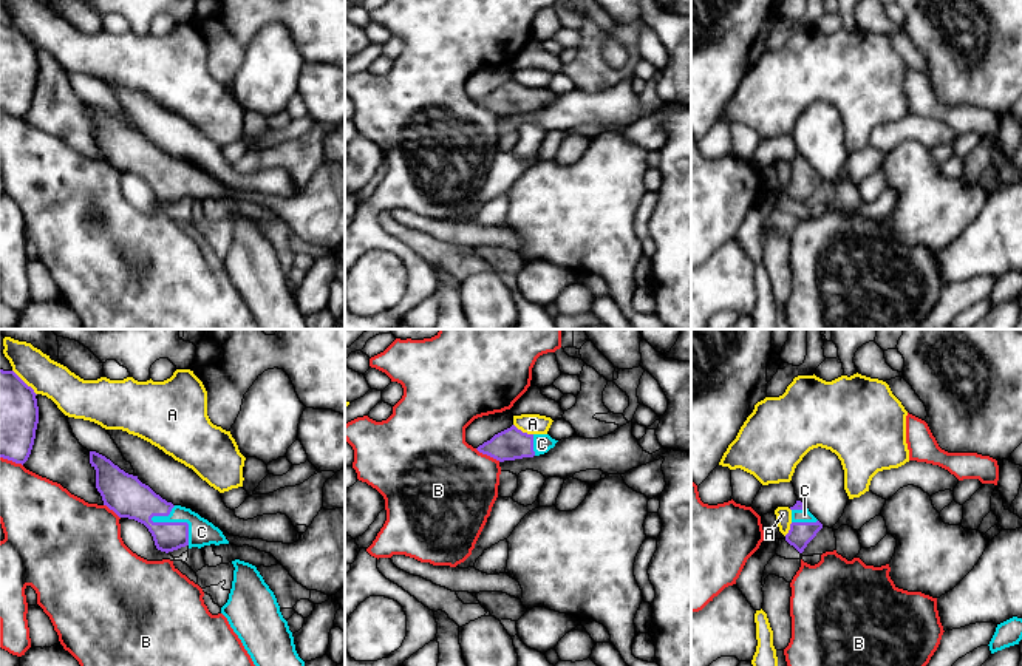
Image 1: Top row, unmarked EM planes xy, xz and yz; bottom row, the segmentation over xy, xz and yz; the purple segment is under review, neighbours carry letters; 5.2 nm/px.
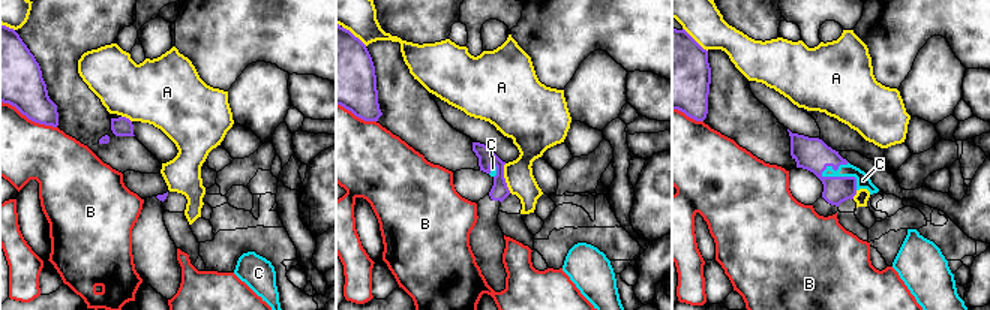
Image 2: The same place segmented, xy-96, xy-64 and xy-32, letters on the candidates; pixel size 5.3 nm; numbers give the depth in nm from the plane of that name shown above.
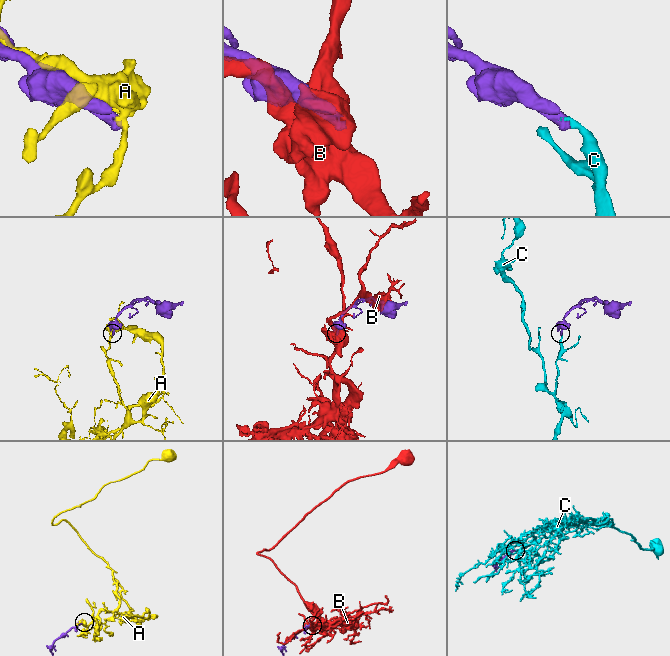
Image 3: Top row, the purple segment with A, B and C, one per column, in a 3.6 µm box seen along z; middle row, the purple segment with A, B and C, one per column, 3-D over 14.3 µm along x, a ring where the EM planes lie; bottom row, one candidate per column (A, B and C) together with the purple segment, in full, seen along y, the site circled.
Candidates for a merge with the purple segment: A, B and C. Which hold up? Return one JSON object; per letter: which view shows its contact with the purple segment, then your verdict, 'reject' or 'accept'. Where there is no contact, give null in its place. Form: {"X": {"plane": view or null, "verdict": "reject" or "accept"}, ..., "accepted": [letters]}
{"A": {"plane": "xy", "verdict": "reject"}, "B": {"plane": "xz", "verdict": "reject"}, "C": {"plane": "xy", "verdict": "accept"}, "accepted": ["C"]}

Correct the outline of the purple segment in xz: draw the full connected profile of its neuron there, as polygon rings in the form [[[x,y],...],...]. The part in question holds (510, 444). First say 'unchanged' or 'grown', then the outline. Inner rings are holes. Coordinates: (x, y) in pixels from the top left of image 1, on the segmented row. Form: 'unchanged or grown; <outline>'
grown; [[[515,425],[495,434],[476,450],[499,462],[533,457],[547,453],[558,440],[549,434],[527,434]]]

